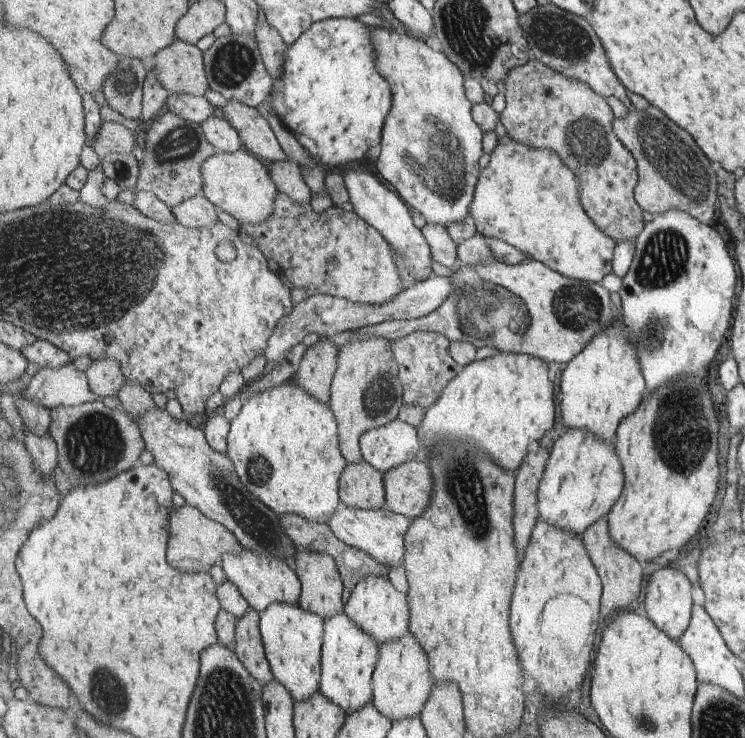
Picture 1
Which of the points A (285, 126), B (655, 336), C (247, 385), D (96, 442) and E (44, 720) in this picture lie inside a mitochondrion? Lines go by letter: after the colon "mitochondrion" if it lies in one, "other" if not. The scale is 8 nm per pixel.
A: other
B: mitochondrion
C: other
D: mitochondrion
E: other

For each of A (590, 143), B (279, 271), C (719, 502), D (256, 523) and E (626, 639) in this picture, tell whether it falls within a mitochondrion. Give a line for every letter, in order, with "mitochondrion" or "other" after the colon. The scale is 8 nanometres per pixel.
A: mitochondrion
B: other
C: other
D: mitochondrion
E: other

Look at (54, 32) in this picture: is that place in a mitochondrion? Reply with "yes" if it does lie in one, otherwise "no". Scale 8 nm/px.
no

